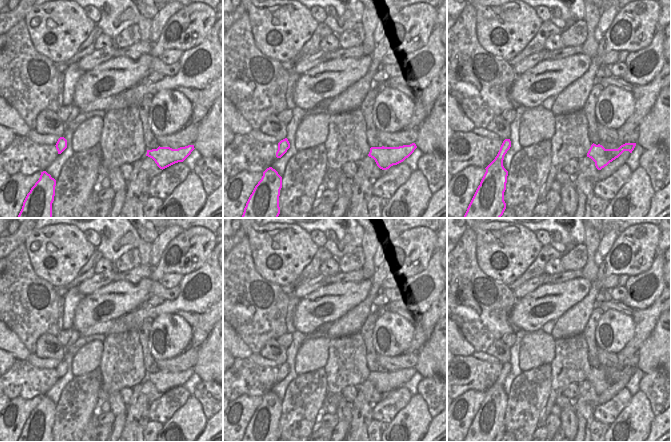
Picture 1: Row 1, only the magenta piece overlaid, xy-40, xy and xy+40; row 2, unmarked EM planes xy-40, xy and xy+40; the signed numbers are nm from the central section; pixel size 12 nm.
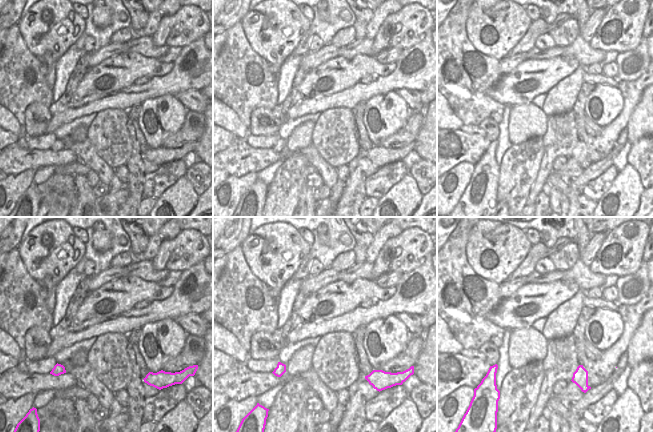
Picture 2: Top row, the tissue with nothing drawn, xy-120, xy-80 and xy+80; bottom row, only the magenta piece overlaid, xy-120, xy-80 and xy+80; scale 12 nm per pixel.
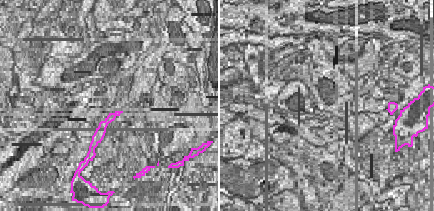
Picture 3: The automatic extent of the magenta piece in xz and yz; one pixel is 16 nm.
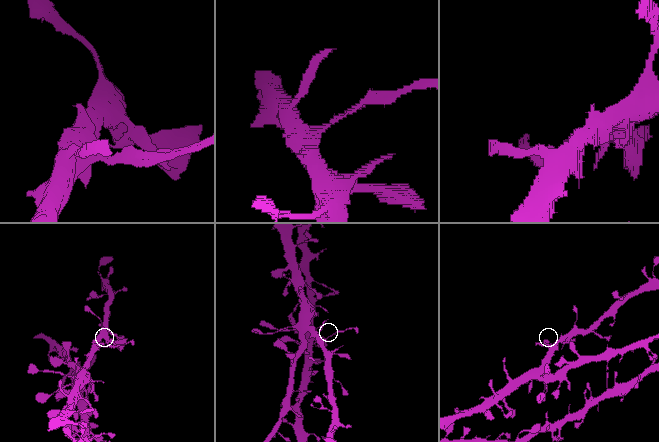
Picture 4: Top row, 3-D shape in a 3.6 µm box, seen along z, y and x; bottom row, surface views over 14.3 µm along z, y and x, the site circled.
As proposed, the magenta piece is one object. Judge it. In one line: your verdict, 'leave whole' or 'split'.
leave whole

